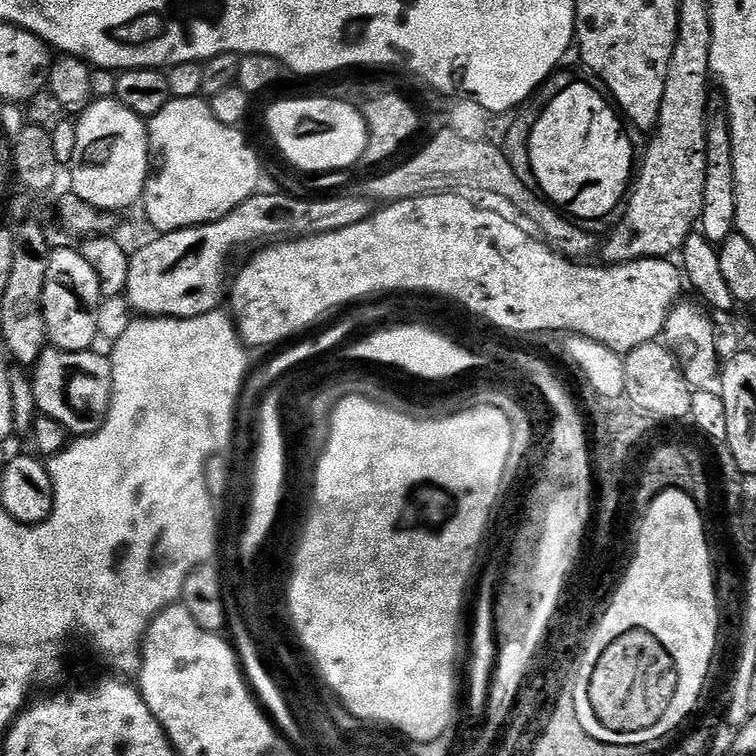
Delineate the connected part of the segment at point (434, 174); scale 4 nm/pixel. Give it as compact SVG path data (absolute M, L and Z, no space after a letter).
M451 130L443 131L425 148L418 149L405 164L374 177L368 184L367 195L376 202L395 202L415 196L430 196L434 192L489 192L492 196L509 200L537 228L535 231L543 237L553 252L559 252L565 258L570 255L579 256L583 252L588 233L580 230L575 222L547 199L537 195L527 183L520 181L495 143L492 145L484 140L467 140Z

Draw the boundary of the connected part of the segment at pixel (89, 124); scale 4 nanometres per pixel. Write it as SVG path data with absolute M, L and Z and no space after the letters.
M93 99L92 103L79 113L75 121L76 137L70 163L72 170L71 191L78 194L90 206L106 212L119 213L133 207L144 195L144 183L148 177L148 129L138 114L126 110L116 99Z

